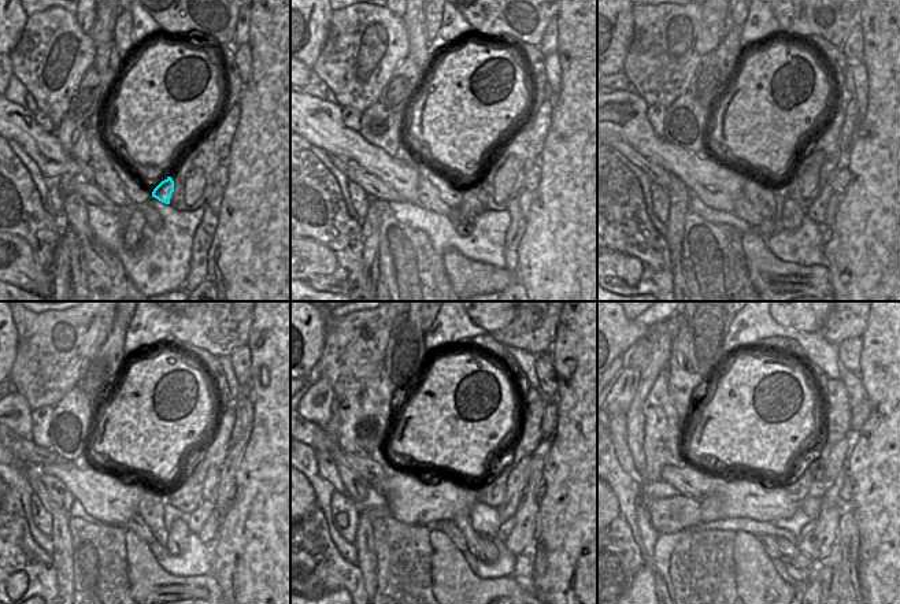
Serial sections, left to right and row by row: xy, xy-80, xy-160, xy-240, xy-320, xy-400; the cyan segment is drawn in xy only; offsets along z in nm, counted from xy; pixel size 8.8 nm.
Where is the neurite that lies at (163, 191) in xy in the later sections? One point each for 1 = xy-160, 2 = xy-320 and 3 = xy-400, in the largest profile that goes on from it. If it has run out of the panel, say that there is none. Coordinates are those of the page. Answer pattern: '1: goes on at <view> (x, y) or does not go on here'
1: goes on at xy-160 (795, 214)
2: goes on at xy-320 (488, 554)
3: goes on at xy-400 (803, 563)

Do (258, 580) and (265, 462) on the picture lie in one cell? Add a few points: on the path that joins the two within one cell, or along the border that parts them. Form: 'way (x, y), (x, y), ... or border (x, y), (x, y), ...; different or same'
way (265, 551), (265, 491); same

